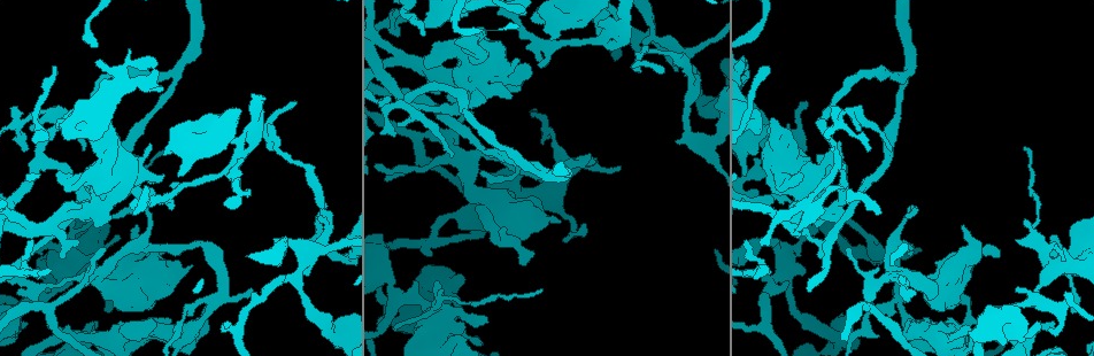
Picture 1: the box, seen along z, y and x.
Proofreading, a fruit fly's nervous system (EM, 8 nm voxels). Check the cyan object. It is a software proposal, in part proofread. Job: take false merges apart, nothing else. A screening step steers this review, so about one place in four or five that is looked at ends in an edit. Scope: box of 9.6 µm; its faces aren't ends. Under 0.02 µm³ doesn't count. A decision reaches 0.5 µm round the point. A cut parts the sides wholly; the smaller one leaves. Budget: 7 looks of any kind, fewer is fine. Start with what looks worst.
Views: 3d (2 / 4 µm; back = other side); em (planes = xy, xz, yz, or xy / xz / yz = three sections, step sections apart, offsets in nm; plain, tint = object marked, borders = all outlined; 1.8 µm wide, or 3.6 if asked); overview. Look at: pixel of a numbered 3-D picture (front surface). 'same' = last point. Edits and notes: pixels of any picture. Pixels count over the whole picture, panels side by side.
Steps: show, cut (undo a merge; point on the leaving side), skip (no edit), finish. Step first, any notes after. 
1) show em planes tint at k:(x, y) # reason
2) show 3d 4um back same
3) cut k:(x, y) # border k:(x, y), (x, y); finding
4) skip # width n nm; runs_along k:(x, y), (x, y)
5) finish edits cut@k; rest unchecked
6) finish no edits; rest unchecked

show em yz step 16 tint at 1:(456, 113)

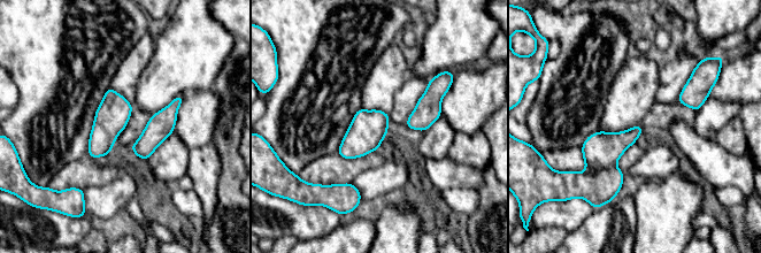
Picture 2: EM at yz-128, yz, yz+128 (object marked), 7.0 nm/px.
show em planes borders same # another direction

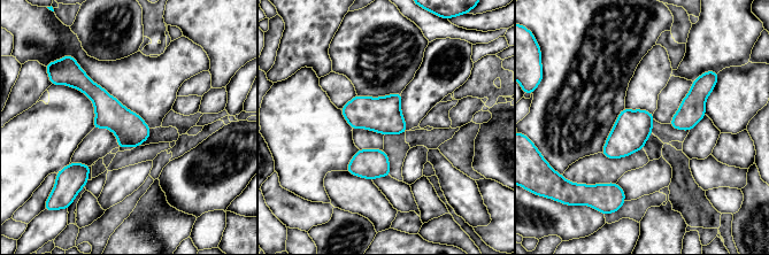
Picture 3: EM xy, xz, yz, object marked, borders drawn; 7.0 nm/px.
skip # all the same cell

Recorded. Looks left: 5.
show em planes borders at 1:(327, 214) # branch point

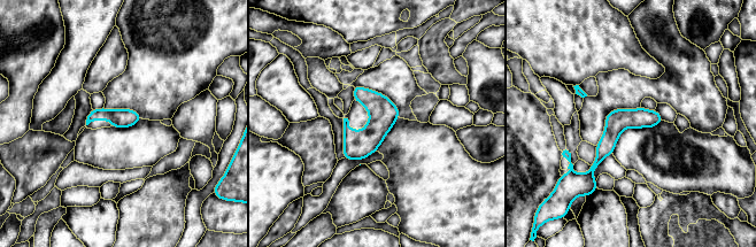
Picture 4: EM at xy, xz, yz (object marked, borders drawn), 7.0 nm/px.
skip # all the same cell

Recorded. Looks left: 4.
show 3d 2um at 1:(234, 160) # a fork

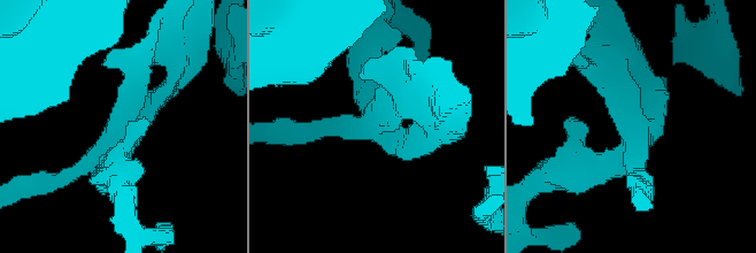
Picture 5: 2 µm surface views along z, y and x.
show em planes plain at 5:(121, 133)

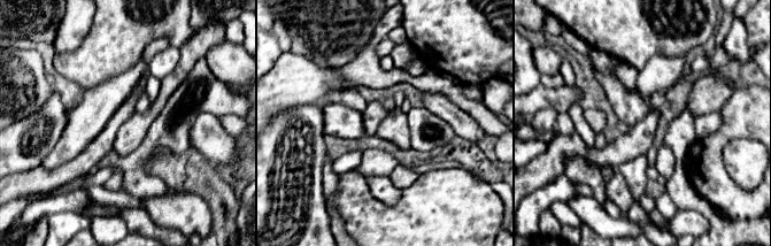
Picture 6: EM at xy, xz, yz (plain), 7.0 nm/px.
show em planes borders same # what lies round it

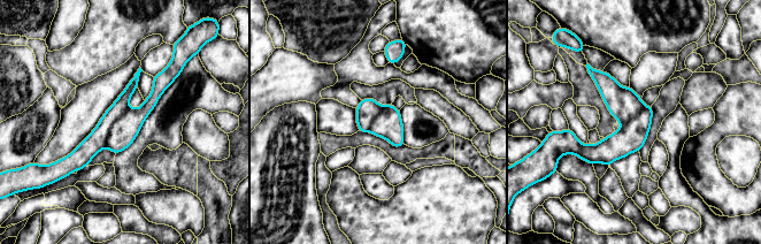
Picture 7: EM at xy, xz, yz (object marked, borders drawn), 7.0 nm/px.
skip # width 220 nm; runs_along 7:(173, 76), (136, 117), (68, 165); all the same cell

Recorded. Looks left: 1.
finish no edits; rest unchecked

